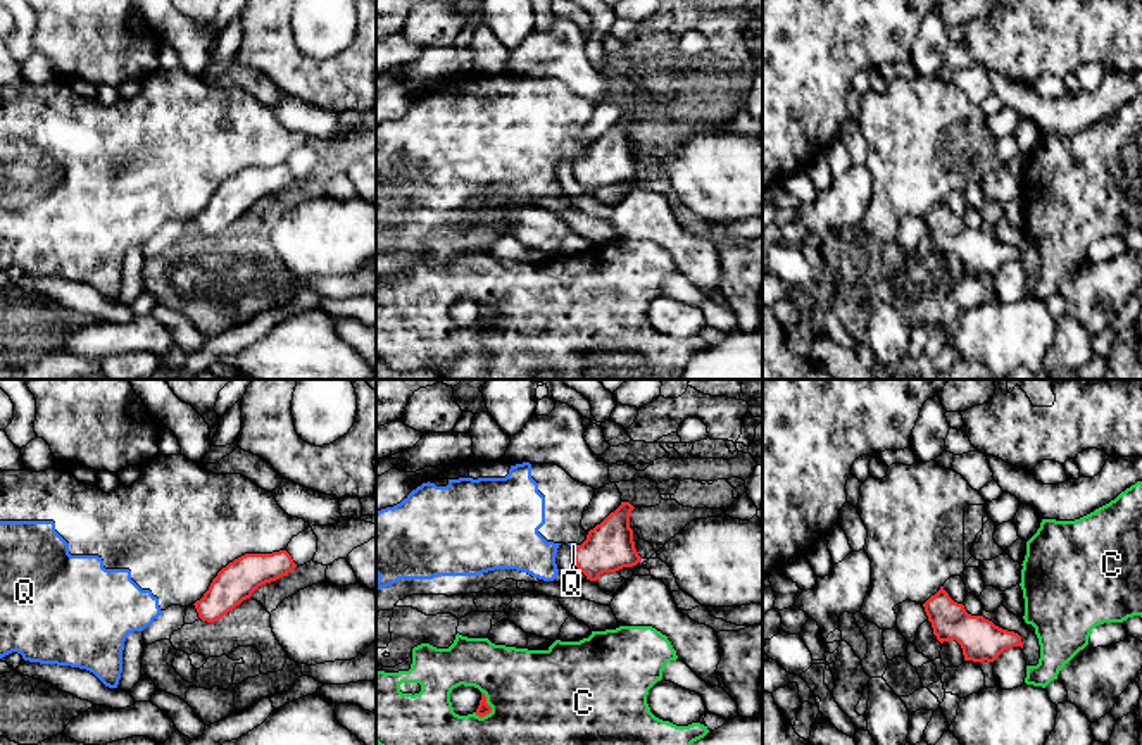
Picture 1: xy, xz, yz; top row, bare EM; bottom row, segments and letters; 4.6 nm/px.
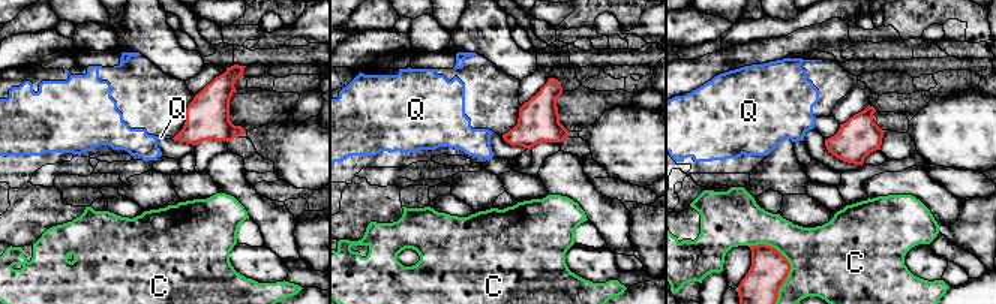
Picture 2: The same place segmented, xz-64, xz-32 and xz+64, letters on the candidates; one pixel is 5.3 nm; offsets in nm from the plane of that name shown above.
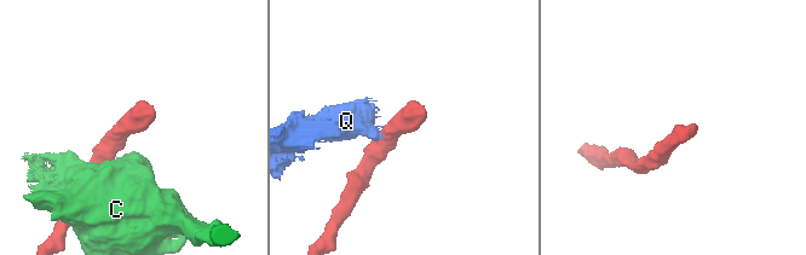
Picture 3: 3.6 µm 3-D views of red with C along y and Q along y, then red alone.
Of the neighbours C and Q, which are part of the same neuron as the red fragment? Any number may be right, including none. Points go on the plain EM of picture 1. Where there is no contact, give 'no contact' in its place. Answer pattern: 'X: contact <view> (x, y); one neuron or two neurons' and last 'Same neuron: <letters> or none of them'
C: contact xz (490, 321); two neurons
Q: contact xz (577, 161); two neurons
Same neuron: none of them

